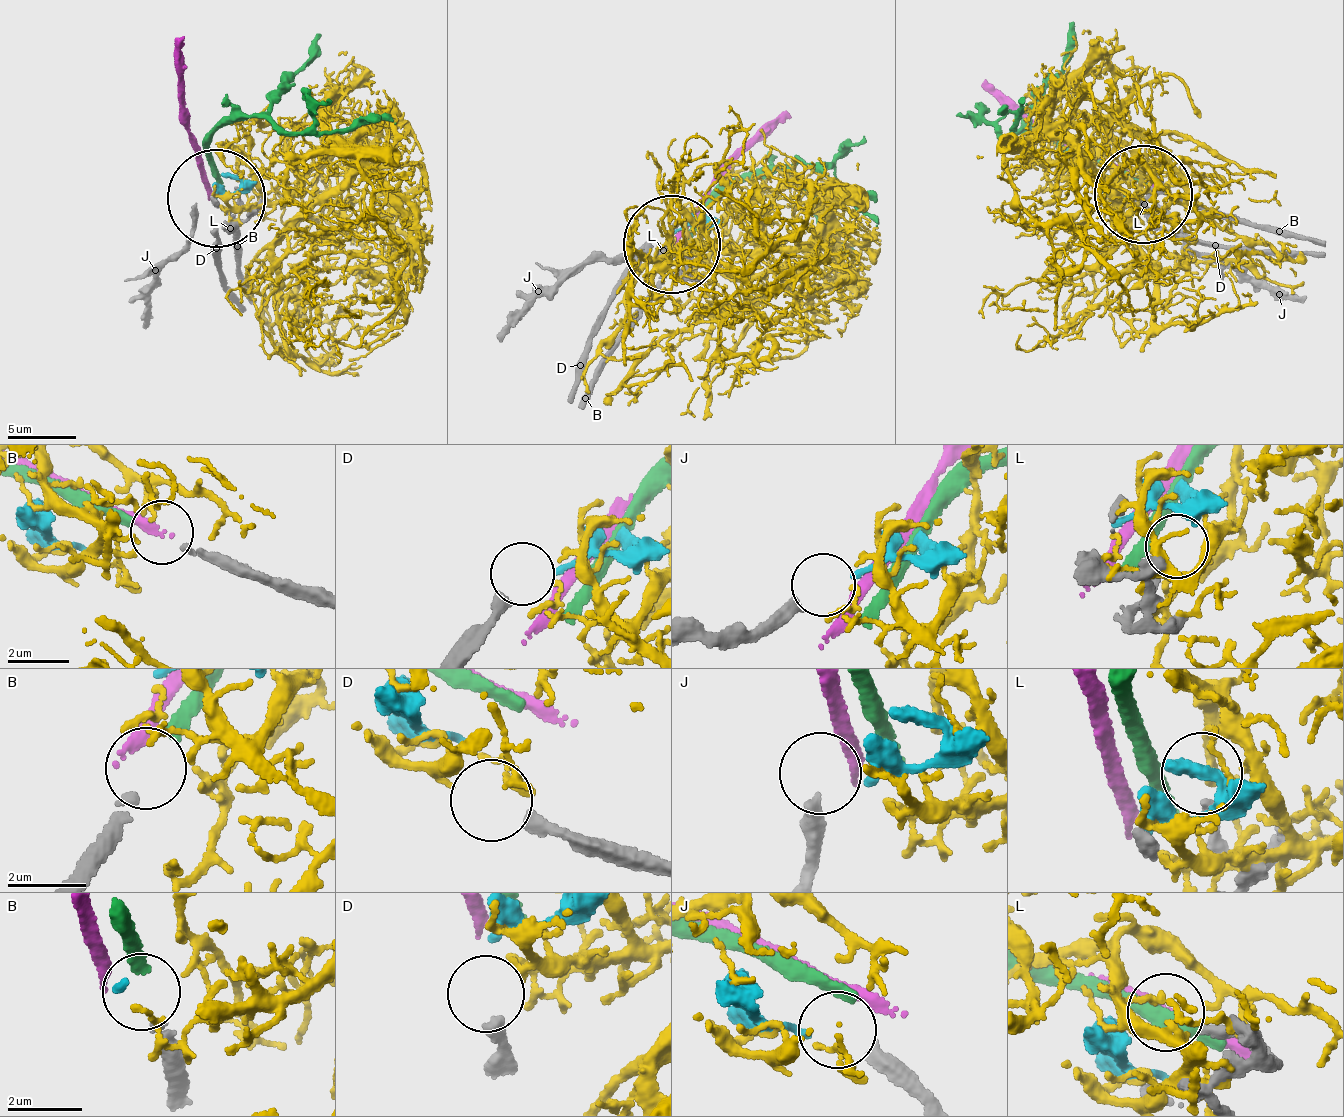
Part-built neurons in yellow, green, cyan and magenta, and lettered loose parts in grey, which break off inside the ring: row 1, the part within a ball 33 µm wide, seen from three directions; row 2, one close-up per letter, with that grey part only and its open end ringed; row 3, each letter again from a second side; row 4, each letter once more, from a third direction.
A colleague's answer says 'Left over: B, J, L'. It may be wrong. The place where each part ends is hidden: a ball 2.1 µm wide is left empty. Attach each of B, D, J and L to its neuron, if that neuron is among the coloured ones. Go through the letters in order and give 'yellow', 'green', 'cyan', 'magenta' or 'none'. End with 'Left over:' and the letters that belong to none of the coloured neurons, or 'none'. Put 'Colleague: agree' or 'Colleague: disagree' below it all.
B: green
D: none
J: none
L: none
Left over: D, J, L
Colleague: disagree

